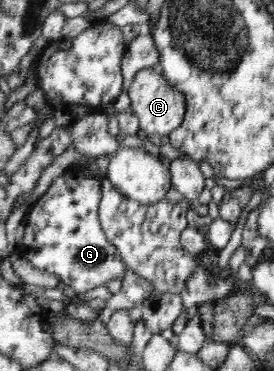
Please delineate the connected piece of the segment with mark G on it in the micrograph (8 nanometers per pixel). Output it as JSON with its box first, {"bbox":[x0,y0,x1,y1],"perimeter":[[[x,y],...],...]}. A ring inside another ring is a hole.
{"bbox":[18,174,129,296],"perimeter":[[[66,174],[56,178],[42,198],[32,205],[24,240],[18,248],[18,253],[24,255],[34,268],[57,275],[60,282],[72,286],[74,292],[81,296],[88,295],[90,290],[105,285],[112,279],[126,277],[129,272],[128,265],[121,259],[114,244],[110,243],[99,222],[99,205],[102,199],[100,187],[101,182],[94,178]]]}

